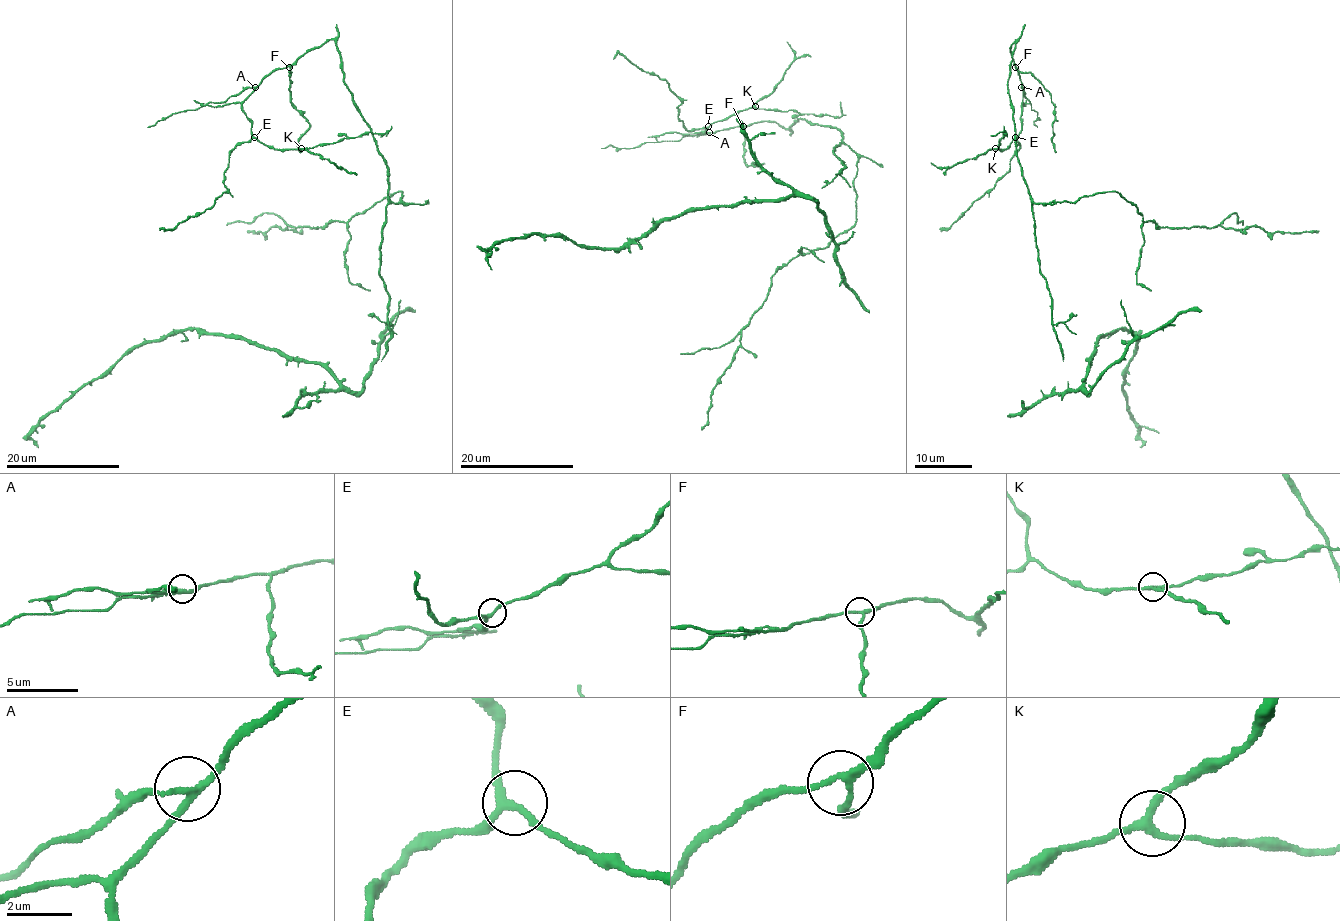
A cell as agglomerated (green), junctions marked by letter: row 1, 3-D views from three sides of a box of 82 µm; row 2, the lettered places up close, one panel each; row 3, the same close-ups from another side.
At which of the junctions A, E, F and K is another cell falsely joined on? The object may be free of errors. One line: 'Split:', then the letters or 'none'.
Split: A

